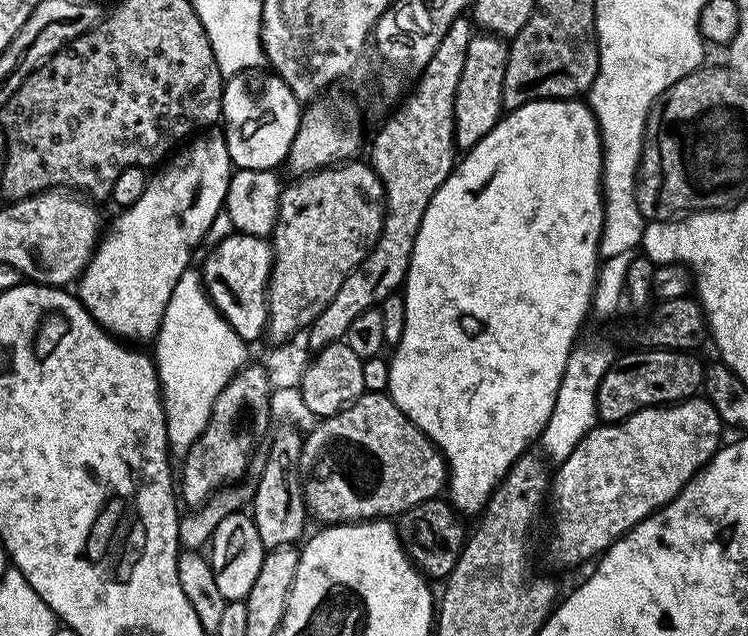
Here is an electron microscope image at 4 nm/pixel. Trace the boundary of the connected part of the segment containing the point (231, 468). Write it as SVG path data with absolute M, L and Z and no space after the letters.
M260 362L252 363L245 363L244 367L234 374L234 378L230 378L222 394L218 394L218 402L214 402L214 410L210 410L210 422L206 422L206 430L202 430L198 442L194 442L194 446L190 446L190 450L183 453L184 469L181 472L179 469L178 472L178 496L183 503L185 500L189 504L187 506L189 509L199 508L211 498L214 492L243 481L243 476L248 472L248 456L255 452L256 443L264 435L265 437L269 435L268 423L272 424L274 420L271 414L270 398L273 387L268 380L265 365Z

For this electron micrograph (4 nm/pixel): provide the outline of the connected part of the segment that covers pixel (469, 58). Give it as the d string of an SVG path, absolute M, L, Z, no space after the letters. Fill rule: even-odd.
M491 34L473 35L470 46L466 46L466 63L462 65L462 78L458 78L458 94L454 94L454 134L456 147L467 150L482 142L490 130L502 118L505 111L502 82L506 78L506 62L508 61L508 44L501 37Z

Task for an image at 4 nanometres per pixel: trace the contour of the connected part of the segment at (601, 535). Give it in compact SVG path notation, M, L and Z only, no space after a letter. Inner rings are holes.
M703 398L662 404L658 408L643 408L616 424L601 423L591 428L574 446L570 458L559 461L550 480L550 508L552 504L552 541L548 556L556 564L568 568L583 560L595 561L618 538L638 526L650 514L669 504L683 490L694 474L705 468L714 453L722 446L722 425L718 410Z

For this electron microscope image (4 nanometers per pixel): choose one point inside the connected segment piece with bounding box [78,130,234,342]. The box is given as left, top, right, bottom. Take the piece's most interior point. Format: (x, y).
(126, 287)

